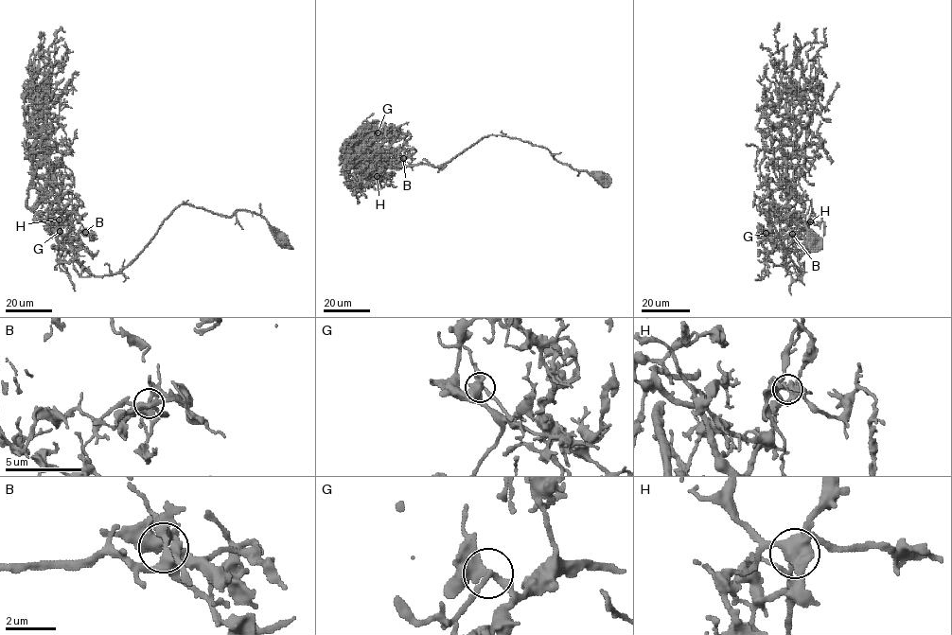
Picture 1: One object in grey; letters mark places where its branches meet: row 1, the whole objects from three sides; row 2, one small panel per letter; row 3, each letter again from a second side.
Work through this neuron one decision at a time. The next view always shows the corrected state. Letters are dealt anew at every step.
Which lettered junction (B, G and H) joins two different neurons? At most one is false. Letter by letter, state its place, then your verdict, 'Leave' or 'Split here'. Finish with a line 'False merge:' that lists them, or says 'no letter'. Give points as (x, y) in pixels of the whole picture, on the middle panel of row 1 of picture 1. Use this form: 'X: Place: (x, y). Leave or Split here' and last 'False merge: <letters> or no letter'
B: Place: (403, 158). Leave
G: Place: (378, 132). Leave
H: Place: (377, 176). Leave
False merge: no letter

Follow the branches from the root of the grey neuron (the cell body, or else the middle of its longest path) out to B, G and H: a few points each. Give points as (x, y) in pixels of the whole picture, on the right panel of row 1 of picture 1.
B: (812, 244), (802, 214), (783, 219), (768, 205), (798, 279), (792, 234)
G: (812, 244), (802, 214), (783, 219), (768, 205), (798, 279), (791, 221), (783, 233), (766, 233)
H: (812, 244), (802, 214), (783, 219), (768, 205), (798, 279), (794, 239), (802, 238), (811, 221)

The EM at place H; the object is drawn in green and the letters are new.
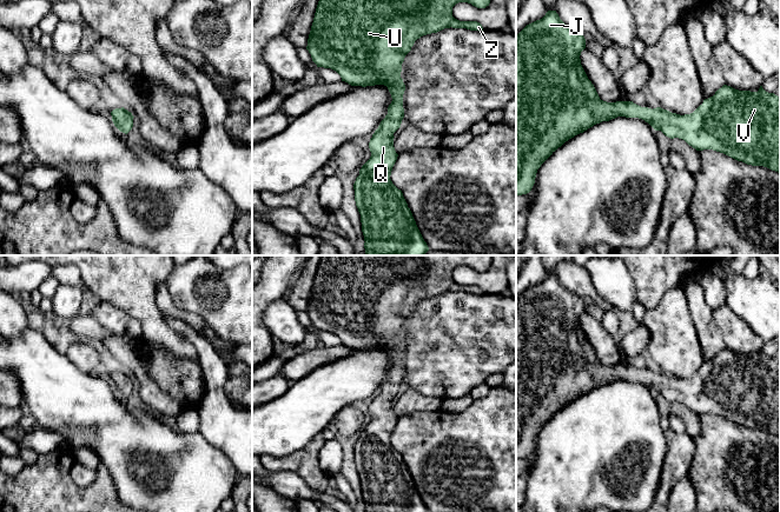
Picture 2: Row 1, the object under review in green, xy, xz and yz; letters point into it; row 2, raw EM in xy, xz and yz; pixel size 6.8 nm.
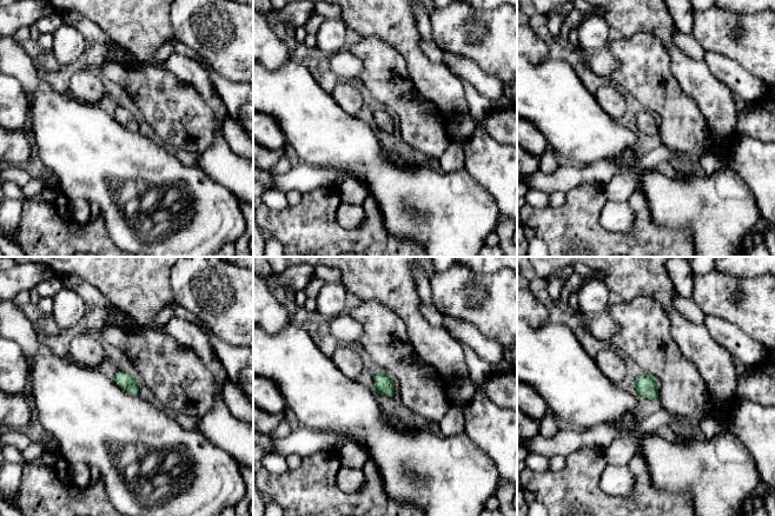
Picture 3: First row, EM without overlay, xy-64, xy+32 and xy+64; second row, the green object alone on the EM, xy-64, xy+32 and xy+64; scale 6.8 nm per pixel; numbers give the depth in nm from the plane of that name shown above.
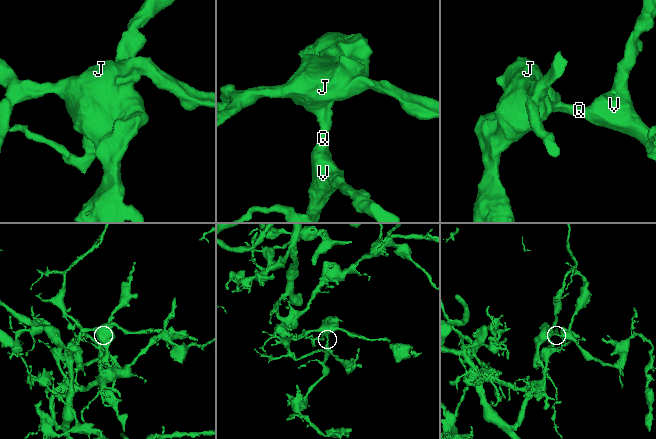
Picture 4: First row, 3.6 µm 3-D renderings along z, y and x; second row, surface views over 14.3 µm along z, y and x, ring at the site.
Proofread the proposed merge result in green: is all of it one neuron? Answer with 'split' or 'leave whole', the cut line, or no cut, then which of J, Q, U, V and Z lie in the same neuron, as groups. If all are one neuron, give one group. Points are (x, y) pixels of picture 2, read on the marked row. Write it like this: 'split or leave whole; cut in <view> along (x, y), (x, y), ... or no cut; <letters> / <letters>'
leave whole; no cut; J Q U V Z

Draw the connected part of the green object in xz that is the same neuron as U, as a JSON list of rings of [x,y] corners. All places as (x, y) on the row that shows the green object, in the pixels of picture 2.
[[[319,0],[306,49],[317,67],[336,71],[342,81],[351,86],[388,87],[392,101],[369,142],[370,159],[359,169],[353,184],[355,201],[361,214],[365,255],[424,255],[429,247],[424,241],[410,208],[390,175],[398,154],[394,147],[394,133],[404,118],[401,78],[402,64],[415,41],[423,35],[444,28],[483,31],[477,21],[460,21],[452,16],[452,7],[468,2],[485,8],[490,0]]]

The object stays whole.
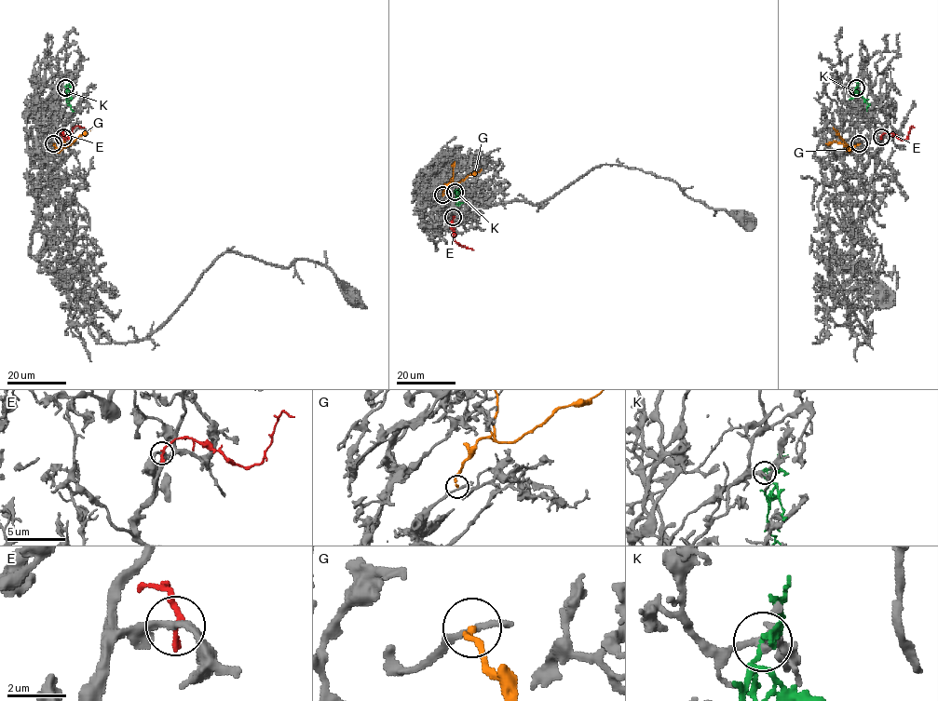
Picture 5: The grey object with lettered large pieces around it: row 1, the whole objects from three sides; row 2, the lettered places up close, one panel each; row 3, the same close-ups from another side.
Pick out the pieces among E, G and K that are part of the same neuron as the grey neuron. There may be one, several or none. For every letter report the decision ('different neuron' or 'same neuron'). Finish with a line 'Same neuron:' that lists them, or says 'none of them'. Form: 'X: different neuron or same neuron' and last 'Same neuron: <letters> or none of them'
E: different neuron
G: different neuron
K: different neuron
Same neuron: none of them

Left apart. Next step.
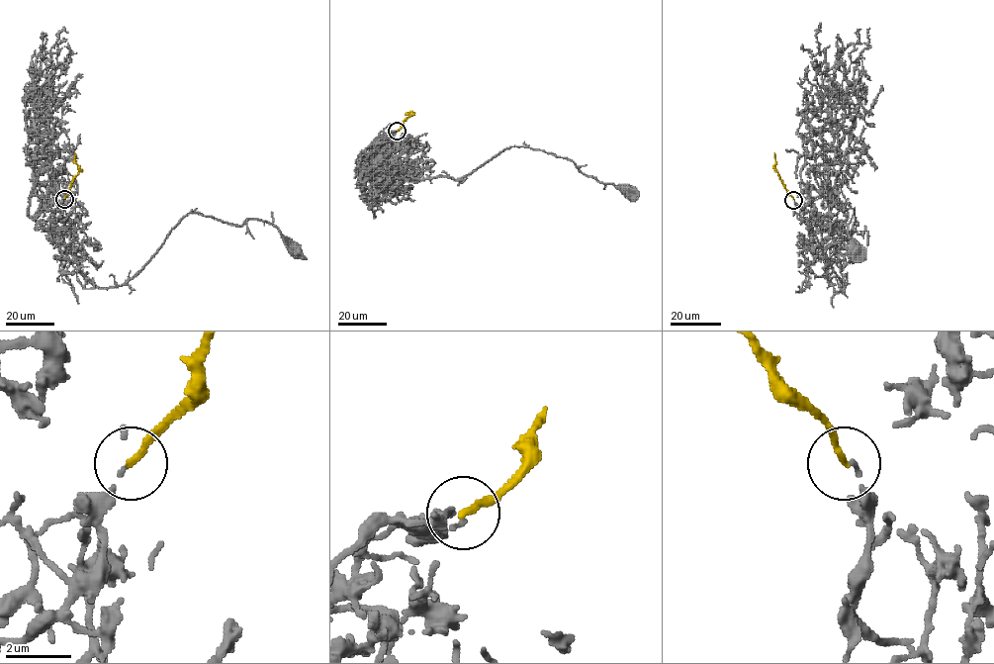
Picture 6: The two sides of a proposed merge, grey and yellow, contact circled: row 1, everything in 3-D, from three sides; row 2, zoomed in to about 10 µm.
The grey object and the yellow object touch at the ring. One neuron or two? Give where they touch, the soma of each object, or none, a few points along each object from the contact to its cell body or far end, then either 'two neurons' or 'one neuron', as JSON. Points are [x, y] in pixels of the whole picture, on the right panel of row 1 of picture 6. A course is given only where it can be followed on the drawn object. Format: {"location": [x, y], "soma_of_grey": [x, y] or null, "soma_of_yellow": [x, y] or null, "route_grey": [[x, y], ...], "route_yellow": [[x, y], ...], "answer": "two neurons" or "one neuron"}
{"location": [793, 200], "soma_of_grey": [855, 254], "soma_of_yellow": null, "route_grey": [[794, 200], [802, 219], [833, 231], [841, 291], [809, 214], [822, 227], [844, 222], [855, 254]], "route_yellow": [[793, 200], [776, 170], [773, 153]], "answer": "two neurons"}

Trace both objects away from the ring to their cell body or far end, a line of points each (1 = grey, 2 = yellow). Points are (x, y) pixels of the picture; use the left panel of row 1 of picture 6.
1: (63, 199), (59, 217), (45, 230), (98, 287), (129, 281), (190, 213), (241, 226), (265, 221), (295, 251)
2: (63, 199), (79, 170), (76, 154)

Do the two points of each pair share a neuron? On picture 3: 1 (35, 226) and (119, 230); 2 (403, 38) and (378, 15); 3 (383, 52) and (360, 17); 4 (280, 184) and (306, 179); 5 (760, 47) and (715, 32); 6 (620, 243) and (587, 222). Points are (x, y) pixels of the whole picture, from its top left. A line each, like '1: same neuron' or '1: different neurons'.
1: different neurons
2: same neuron
3: different neurons
4: same neuron
5: same neuron
6: same neuron

